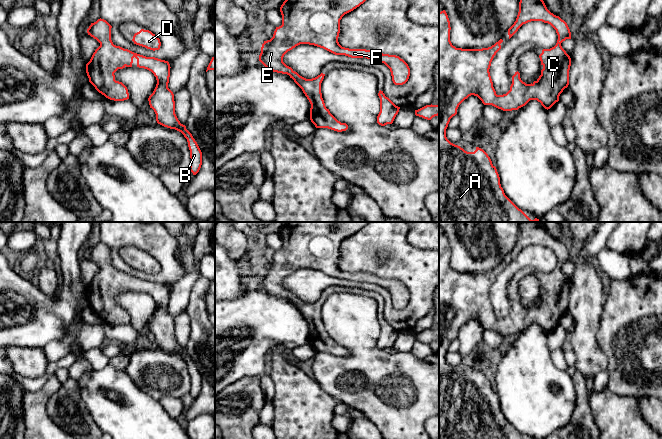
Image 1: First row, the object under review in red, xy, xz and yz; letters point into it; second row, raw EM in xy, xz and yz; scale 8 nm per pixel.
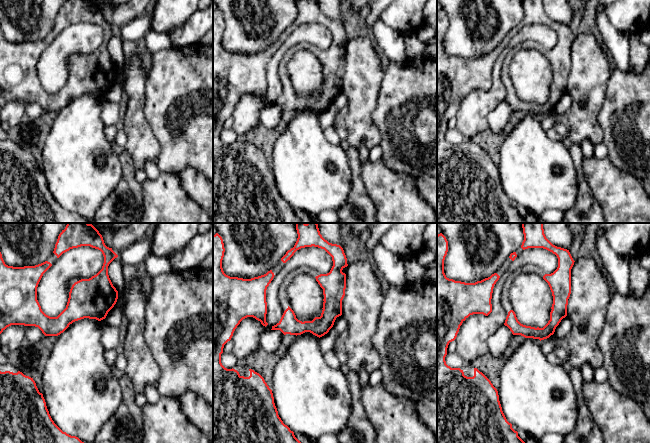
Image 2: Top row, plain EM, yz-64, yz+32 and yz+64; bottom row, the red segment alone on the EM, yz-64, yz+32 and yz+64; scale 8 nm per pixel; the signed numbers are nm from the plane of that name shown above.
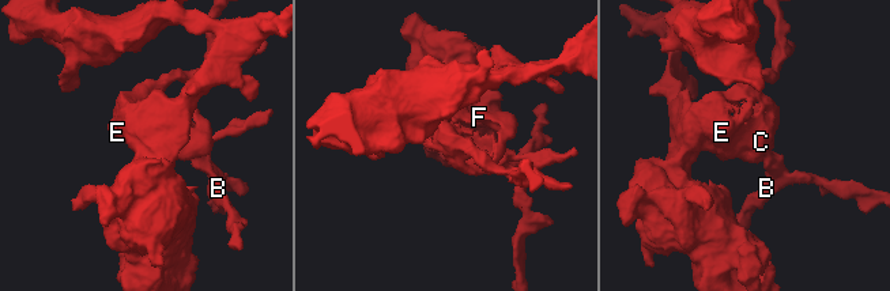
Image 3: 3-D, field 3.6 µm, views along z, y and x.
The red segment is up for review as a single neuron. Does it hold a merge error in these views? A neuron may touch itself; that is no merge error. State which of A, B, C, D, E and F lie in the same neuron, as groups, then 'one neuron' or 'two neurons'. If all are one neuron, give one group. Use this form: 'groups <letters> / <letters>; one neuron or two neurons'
groups A B C D E F; one neuron

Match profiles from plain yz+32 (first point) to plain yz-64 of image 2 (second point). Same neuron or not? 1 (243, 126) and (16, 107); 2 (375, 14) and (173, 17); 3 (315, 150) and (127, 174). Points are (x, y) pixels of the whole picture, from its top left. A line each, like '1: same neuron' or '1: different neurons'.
1: same neuron
2: different neurons
3: different neurons

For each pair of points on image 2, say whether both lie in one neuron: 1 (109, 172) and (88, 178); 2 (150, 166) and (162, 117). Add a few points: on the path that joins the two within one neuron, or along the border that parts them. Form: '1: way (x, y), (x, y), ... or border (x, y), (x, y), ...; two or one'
1: way (104, 172), (93, 173); one
2: border (156, 161), (161, 171); two

